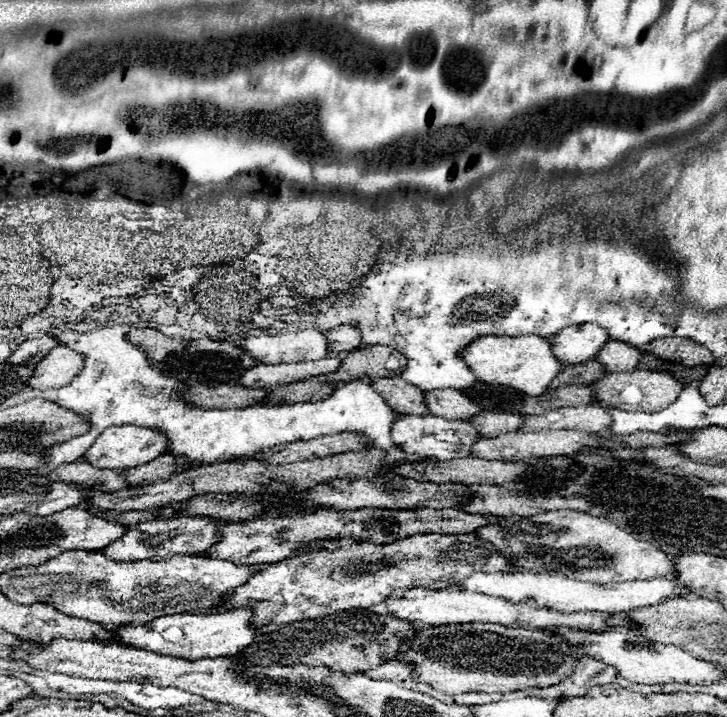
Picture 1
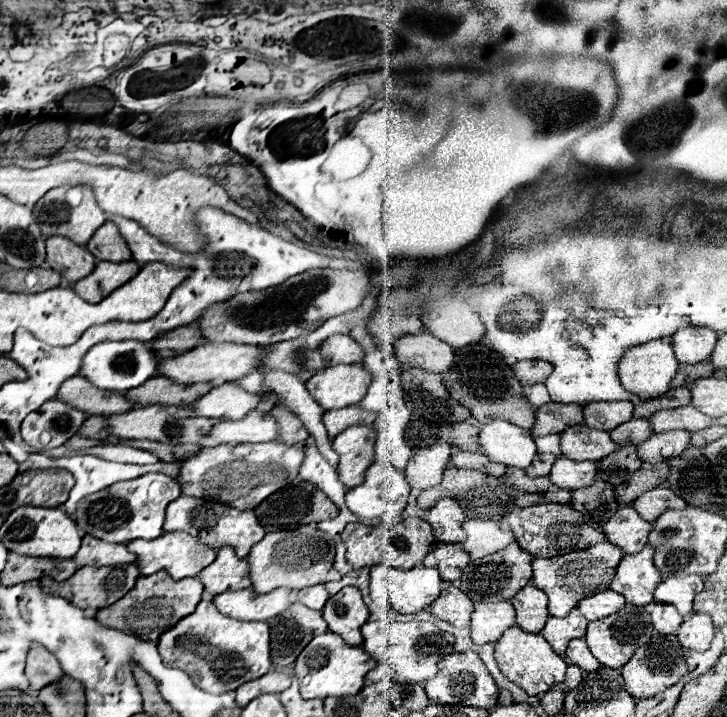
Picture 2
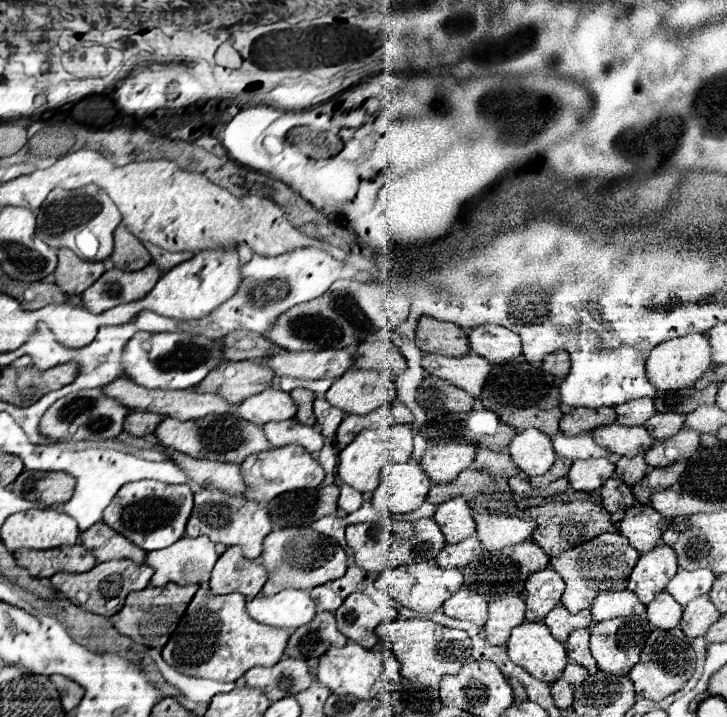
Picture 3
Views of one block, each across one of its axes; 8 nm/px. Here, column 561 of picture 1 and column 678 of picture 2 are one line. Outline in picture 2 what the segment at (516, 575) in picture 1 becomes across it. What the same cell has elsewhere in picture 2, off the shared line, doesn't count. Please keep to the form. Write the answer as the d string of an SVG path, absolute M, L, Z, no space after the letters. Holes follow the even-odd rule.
M690 574L690 576L670 576L662 580L654 590L656 602L672 602L682 616L688 616L692 612L692 600L694 596L704 588L702 576Z

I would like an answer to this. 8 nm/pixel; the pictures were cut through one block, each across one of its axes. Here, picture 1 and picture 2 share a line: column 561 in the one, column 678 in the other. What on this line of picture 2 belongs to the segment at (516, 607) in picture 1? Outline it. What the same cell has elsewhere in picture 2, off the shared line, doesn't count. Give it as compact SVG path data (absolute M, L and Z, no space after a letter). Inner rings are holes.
M656 602L649 614L654 628L660 634L674 634L680 628L680 622L684 622L684 618L678 614L678 610L672 604Z

